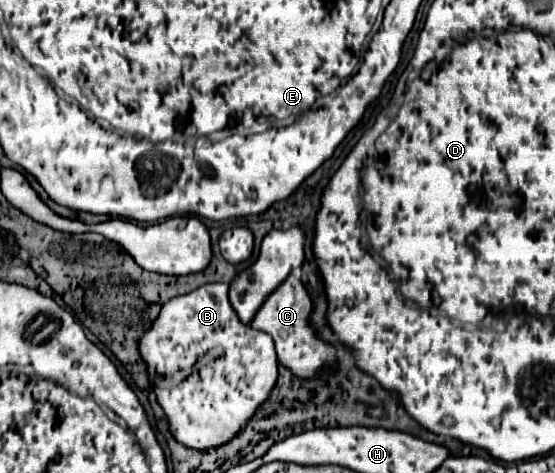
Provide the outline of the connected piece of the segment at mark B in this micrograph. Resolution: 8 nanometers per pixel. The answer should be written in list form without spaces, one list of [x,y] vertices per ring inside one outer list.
[[[226,283],[202,285],[162,305],[158,319],[140,339],[140,355],[148,363],[150,383],[170,419],[172,435],[188,447],[210,449],[230,441],[266,401],[278,375],[278,359],[270,335],[240,323],[228,301]]]

